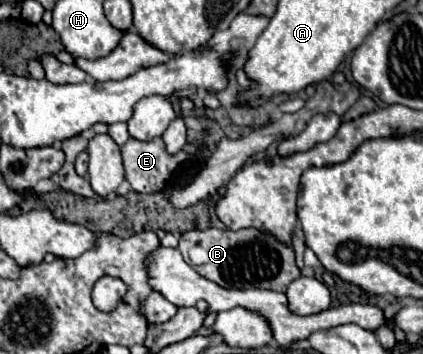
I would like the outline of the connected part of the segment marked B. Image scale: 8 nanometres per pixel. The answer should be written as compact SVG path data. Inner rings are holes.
M204 229L204 231L186 231L180 237L178 245L184 261L196 269L208 281L218 283L220 287L234 289L270 289L286 293L288 285L300 277L296 267L294 249L276 241L270 233L260 229Z

